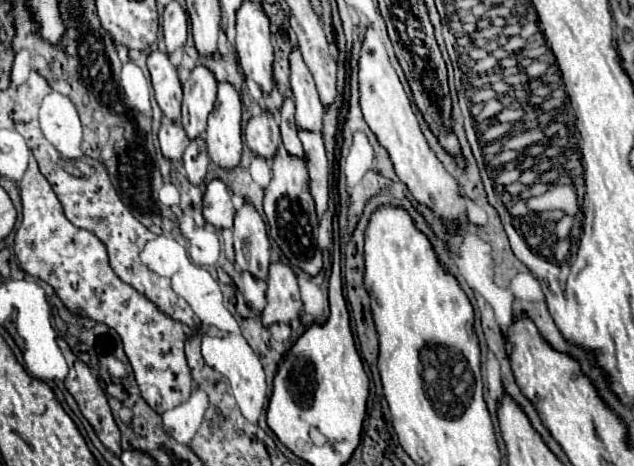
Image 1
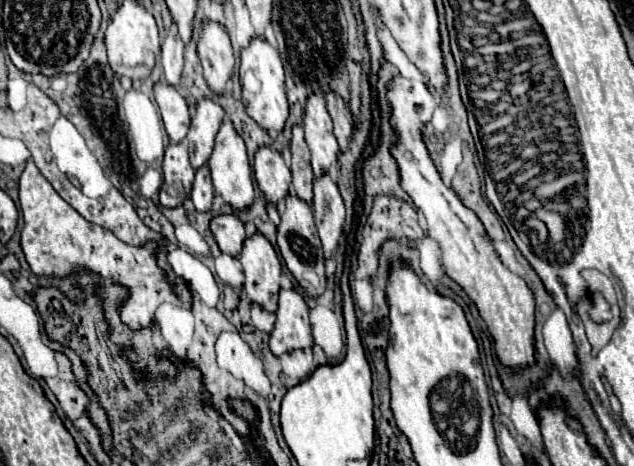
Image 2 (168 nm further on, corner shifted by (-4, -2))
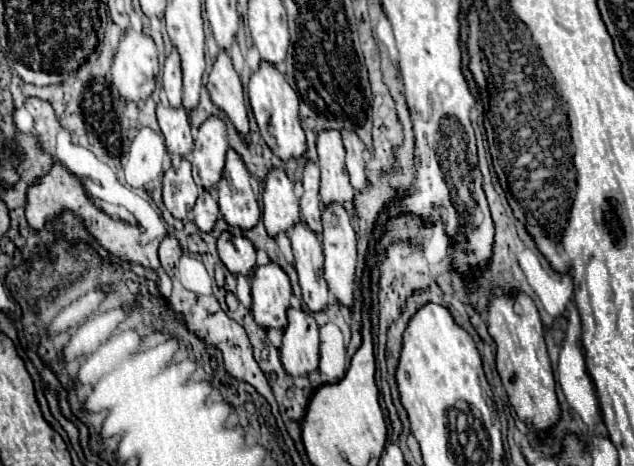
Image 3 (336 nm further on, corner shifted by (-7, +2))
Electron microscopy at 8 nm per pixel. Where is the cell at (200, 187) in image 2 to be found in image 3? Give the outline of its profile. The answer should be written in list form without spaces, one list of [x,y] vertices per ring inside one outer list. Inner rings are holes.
[[[199,192],[199,198],[197,198],[195,208],[193,208],[193,216],[195,216],[195,226],[201,232],[213,230],[217,218],[219,218],[219,206],[209,192]]]

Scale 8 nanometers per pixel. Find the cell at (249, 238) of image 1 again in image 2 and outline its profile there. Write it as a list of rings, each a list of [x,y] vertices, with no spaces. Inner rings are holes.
[[[256,232],[254,236],[244,240],[238,258],[244,268],[246,296],[262,308],[276,312],[282,266],[272,244],[260,232]]]

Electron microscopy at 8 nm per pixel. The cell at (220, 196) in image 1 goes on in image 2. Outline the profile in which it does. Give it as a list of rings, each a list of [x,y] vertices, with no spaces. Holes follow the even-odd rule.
[[[222,214],[214,216],[210,222],[210,230],[220,246],[222,252],[230,256],[238,256],[242,250],[242,242],[246,238],[244,224],[236,214]]]

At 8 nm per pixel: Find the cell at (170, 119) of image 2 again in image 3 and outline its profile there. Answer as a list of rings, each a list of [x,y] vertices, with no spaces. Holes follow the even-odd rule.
[[[163,104],[157,106],[157,122],[165,138],[167,152],[173,156],[189,156],[193,150],[191,138],[191,124],[187,118],[185,108],[165,108]]]

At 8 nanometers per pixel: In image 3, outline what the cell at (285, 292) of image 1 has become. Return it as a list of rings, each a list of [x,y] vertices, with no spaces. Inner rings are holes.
[[[289,310],[281,364],[289,376],[309,376],[319,364],[319,326],[305,310]]]

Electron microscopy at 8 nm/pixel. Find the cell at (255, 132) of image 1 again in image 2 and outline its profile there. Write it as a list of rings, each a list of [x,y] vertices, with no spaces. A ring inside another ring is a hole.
[[[260,146],[254,156],[254,174],[266,200],[270,200],[274,206],[288,194],[292,176],[280,150]]]

